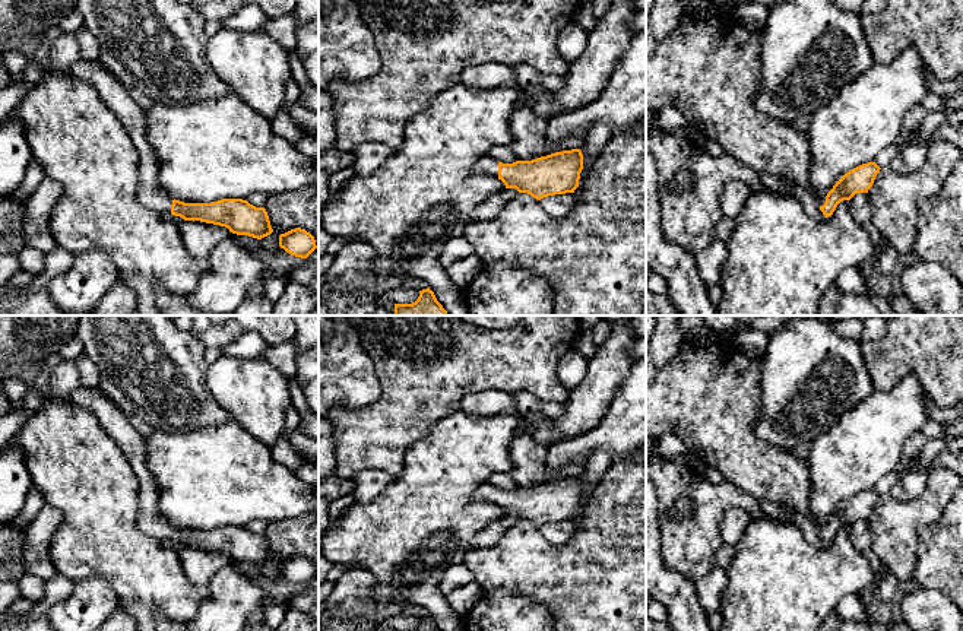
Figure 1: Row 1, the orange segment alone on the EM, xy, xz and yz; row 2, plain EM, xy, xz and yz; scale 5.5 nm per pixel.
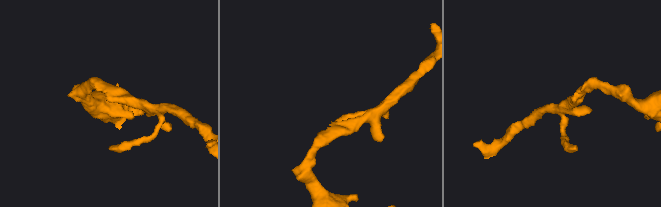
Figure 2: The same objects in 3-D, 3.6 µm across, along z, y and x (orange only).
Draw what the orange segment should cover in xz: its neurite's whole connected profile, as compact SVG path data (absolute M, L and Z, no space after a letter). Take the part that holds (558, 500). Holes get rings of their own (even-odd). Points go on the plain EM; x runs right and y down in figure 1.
M580 476L555 479L532 488L516 488L513 491L503 491L485 482L472 495L473 500L498 505L506 516L528 520L536 527L574 520L579 514L582 497L583 481Z

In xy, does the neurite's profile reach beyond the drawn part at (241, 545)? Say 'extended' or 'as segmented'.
extended

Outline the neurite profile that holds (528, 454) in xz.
M530 431L519 434L510 444L510 475L517 488L532 488L547 482L545 459L547 447Z

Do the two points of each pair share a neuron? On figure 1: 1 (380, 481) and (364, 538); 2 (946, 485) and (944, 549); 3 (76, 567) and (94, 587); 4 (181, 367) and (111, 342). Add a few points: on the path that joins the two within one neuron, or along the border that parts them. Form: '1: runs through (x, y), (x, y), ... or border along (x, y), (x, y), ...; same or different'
1: border along (396, 478), (370, 501), (357, 503); different
2: border along (947, 504), (943, 514), (921, 532); different
3: border along (73, 582), (101, 577), (117, 595); different
4: runs through (164, 367), (154, 367), (129, 342); same

